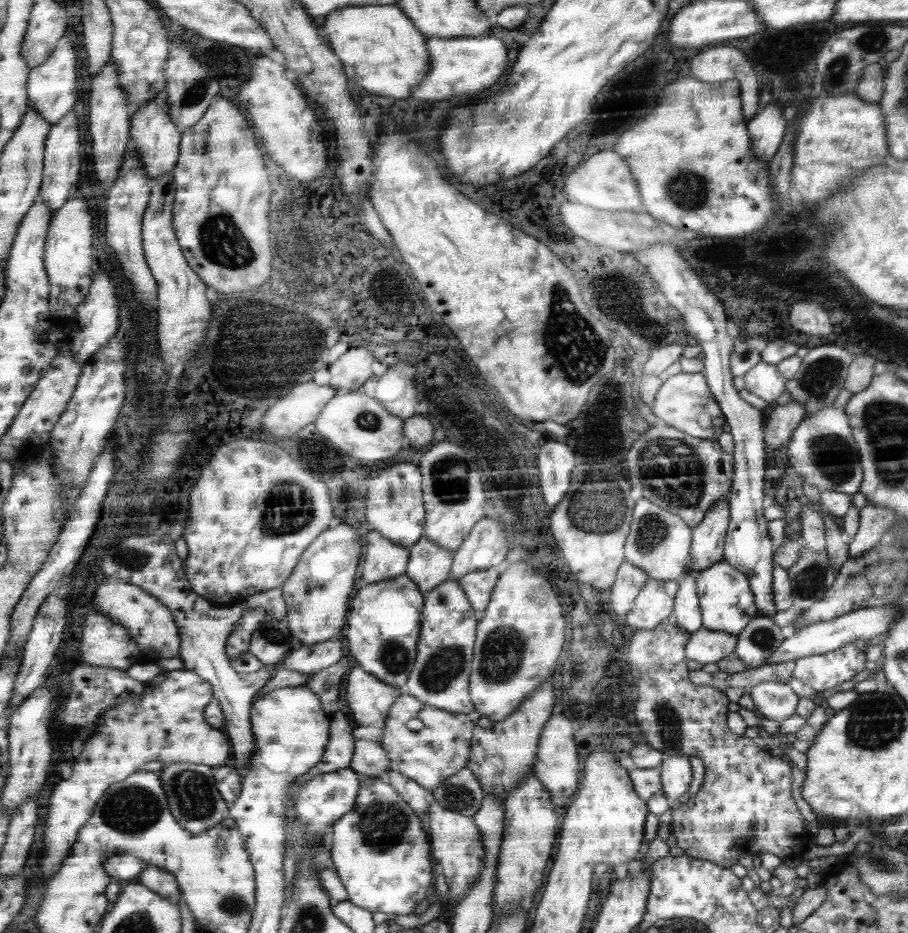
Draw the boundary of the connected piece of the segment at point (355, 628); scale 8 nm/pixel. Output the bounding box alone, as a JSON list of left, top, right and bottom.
[346,572,426,690]

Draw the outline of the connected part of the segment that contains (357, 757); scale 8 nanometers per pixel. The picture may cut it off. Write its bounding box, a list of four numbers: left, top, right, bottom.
[350,740,392,779]

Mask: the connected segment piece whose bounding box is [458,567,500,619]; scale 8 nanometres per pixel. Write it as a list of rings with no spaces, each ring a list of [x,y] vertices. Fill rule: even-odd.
[[[490,567],[474,570],[458,580],[458,584],[462,586],[462,590],[472,602],[473,612],[478,619],[484,616],[486,605],[489,604],[490,597],[493,596],[495,589],[494,586],[497,585],[498,576],[500,576],[498,568]]]

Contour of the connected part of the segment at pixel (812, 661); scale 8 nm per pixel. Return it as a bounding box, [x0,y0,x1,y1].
[793,643,866,693]

